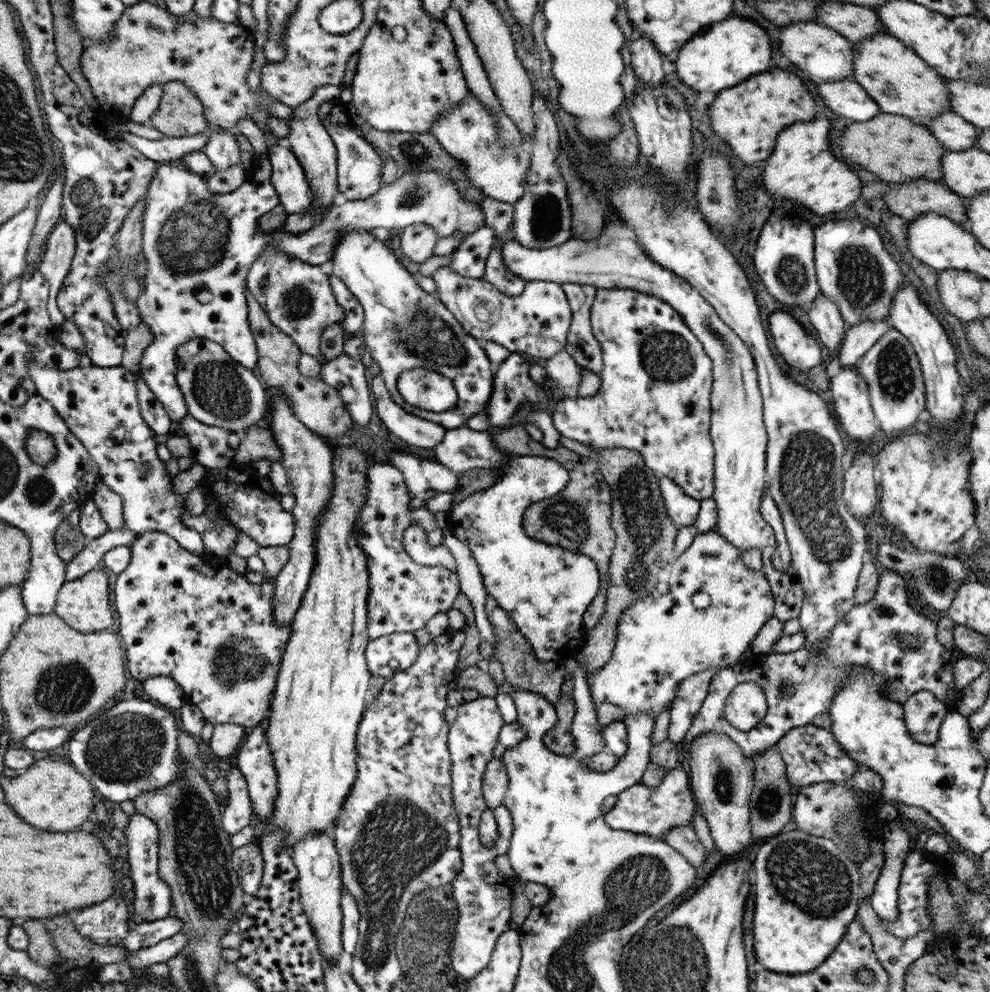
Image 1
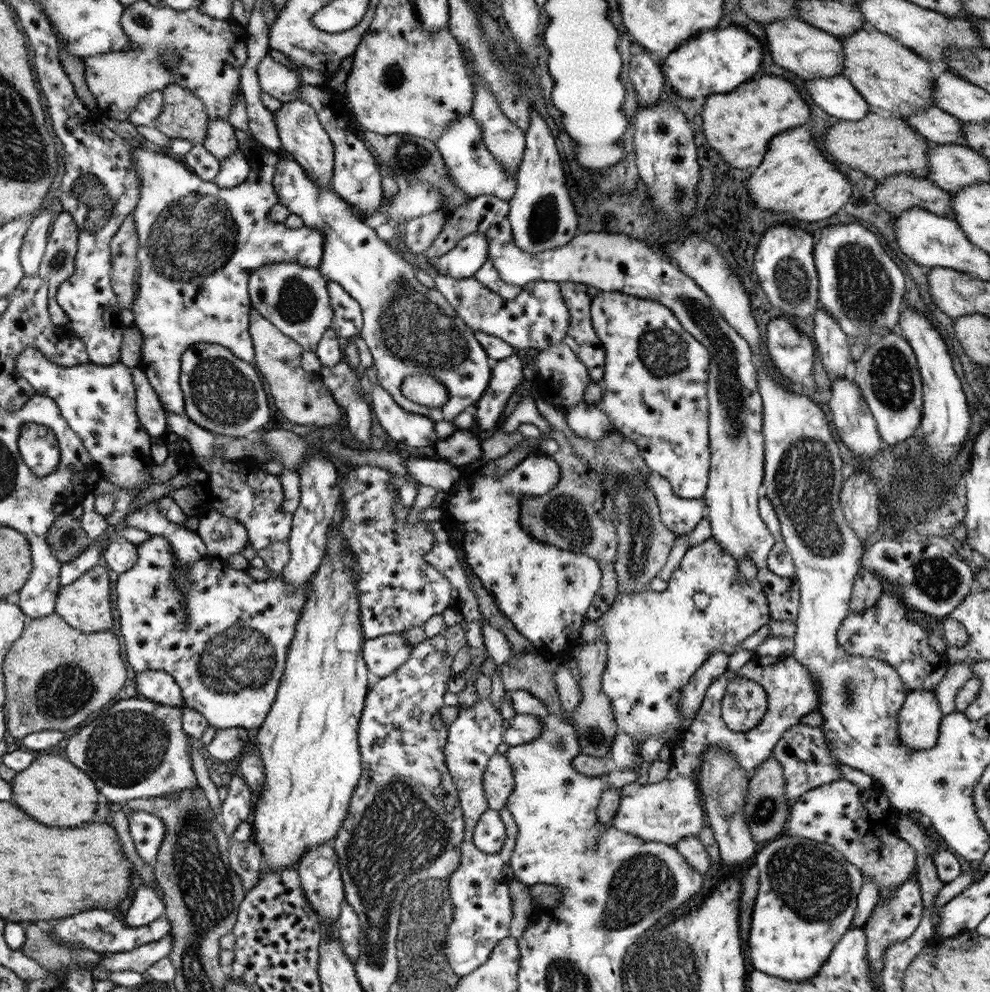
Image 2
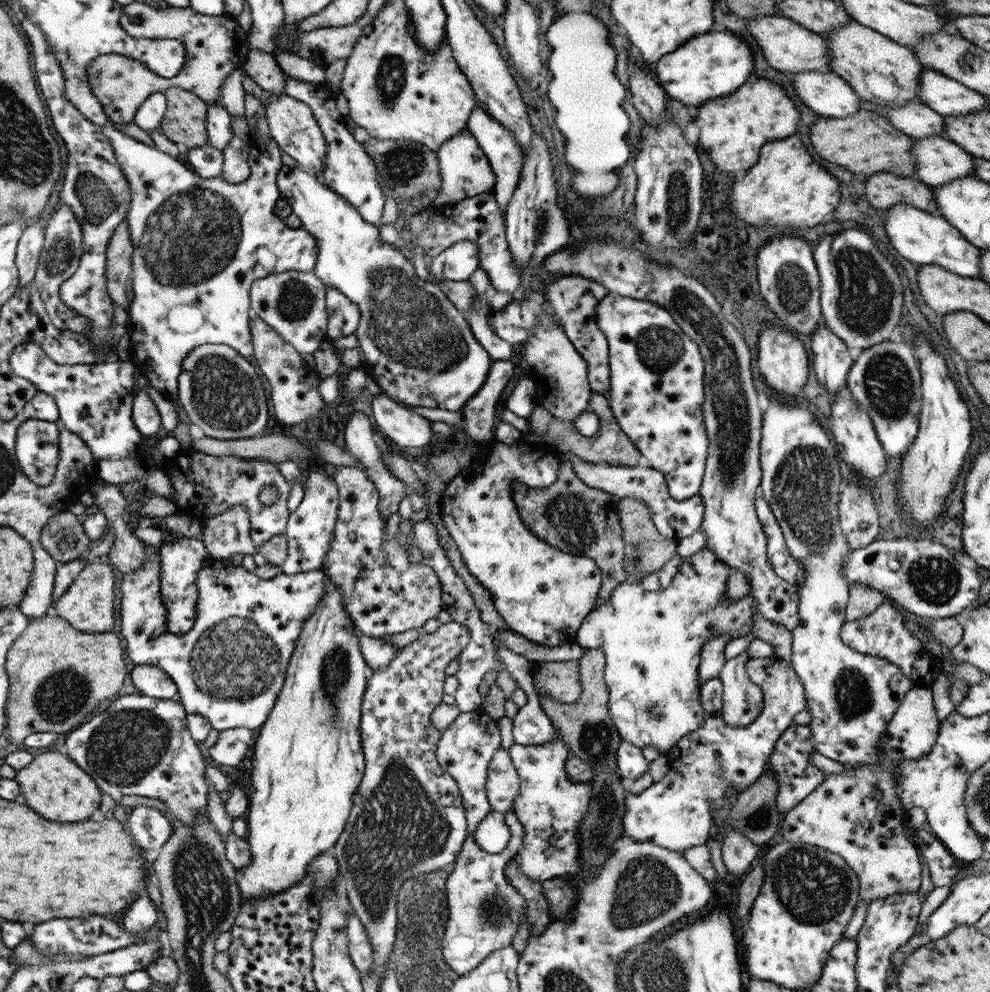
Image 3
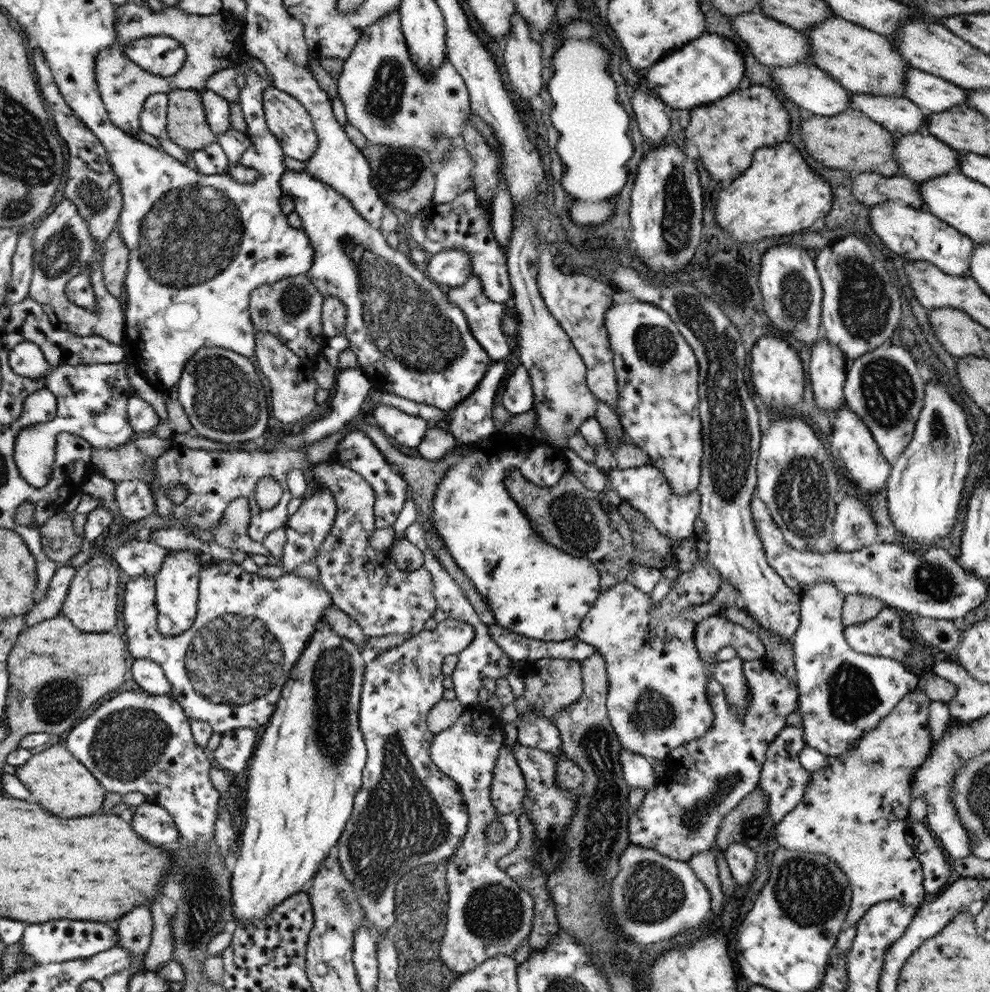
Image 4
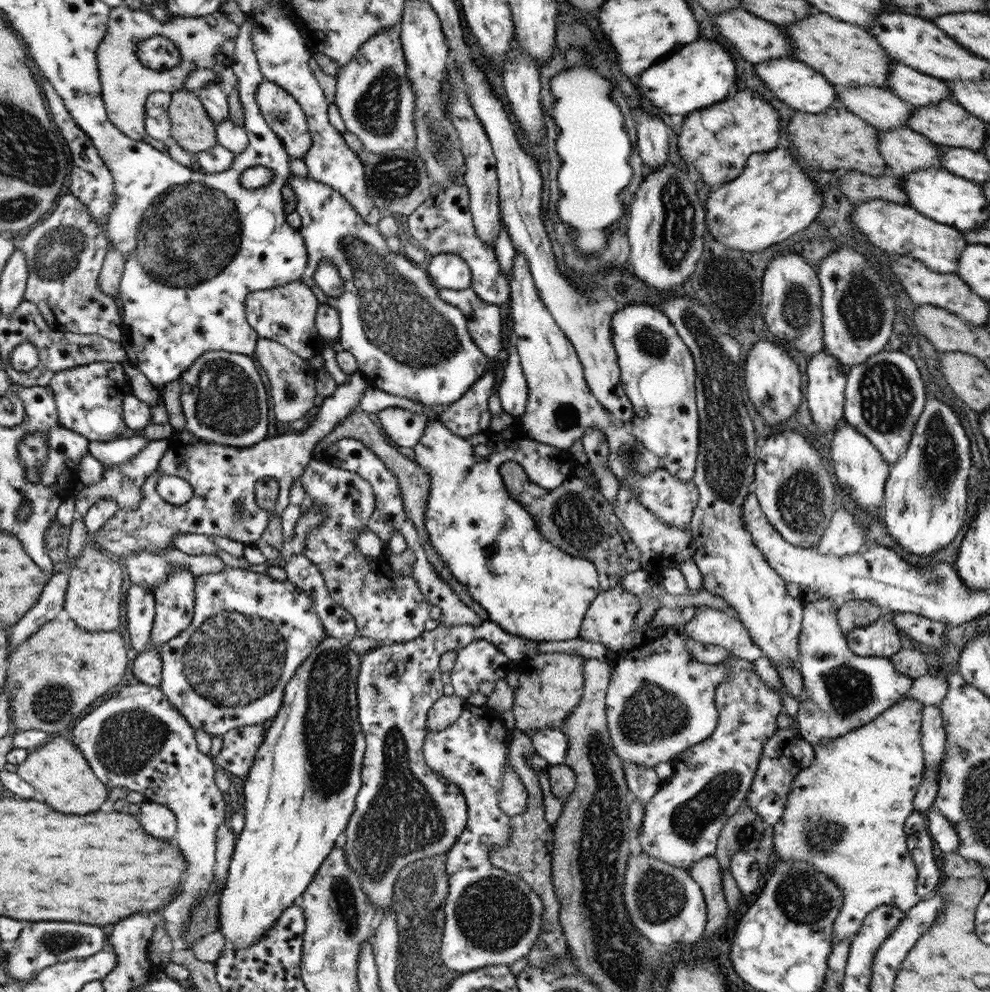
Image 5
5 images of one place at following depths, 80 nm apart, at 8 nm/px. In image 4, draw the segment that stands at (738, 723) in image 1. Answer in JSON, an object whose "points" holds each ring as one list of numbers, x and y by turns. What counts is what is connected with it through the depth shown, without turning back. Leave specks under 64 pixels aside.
{"points":[[697,558,693,569,677,576,677,584,671,587,658,604,652,602,649,593,642,592,630,580,624,580,602,591,596,603,583,618,577,638,593,646,604,657,607,665,607,713,620,748,641,754,651,761,665,760,678,746,700,738,713,723,714,713,706,695,708,678,715,678,723,686,729,710,743,712,751,703,751,692,743,673,743,660,736,656,732,660,707,664,698,654,694,633,697,622,682,617,685,610,711,601,723,582,721,574,706,561]]}

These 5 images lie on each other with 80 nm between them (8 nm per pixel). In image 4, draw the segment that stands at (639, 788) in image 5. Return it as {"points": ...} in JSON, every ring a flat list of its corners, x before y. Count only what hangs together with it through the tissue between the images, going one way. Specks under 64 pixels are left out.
{"points":[[619,749,621,773,627,785,651,791,660,782,655,777,651,760,628,749]]}

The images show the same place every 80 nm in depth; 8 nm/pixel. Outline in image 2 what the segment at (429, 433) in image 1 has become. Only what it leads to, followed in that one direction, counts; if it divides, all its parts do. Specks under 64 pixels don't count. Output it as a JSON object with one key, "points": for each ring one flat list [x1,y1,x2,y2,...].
{"points":[[380,383,372,390,372,406,380,426,396,441,406,446,434,446,439,440,433,419,402,407]]}

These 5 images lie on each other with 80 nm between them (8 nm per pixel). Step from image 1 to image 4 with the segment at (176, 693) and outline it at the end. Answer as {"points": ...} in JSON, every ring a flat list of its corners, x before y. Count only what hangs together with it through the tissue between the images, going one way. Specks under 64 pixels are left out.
{"points":[[135,659,132,676,139,688,148,694,170,695,173,689,162,667,150,659]]}

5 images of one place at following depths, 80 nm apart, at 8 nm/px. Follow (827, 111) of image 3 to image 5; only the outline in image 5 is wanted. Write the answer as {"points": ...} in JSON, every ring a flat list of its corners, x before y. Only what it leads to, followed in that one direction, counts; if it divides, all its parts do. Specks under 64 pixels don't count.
{"points":[[774,58,754,65,756,74,760,76,762,82,768,87,768,90,777,99,795,111,818,114,826,112,834,106,838,106,835,85,829,80,825,80,825,76,822,73,817,73,803,62,797,61,794,58]]}

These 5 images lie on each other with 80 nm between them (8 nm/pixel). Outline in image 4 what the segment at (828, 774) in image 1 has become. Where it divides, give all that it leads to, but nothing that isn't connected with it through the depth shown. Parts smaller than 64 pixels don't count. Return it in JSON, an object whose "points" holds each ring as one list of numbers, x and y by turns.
{"points":[[786,726,778,733,766,751,764,763,757,787,765,792,769,798,768,810,775,823,780,822,802,800,809,780,813,777,811,771,806,770,799,761,799,752,806,746,804,729,800,726]]}

